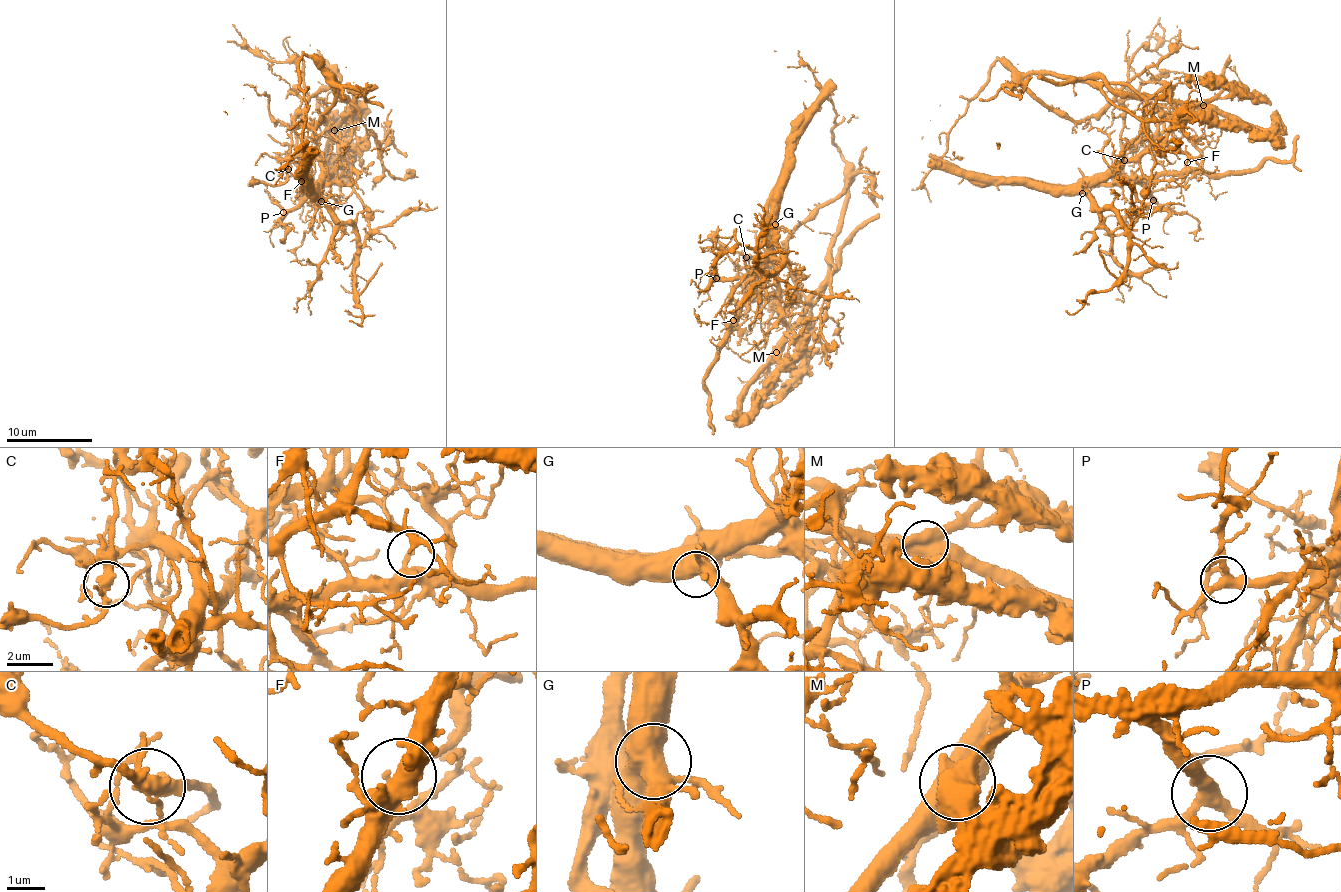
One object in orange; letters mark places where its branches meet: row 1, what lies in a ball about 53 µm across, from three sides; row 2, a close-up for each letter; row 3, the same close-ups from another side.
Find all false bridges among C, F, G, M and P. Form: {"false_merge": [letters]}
{"false_merge": ["C", "F", "M"]}

